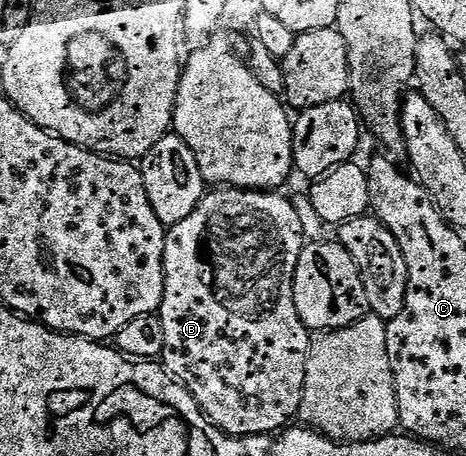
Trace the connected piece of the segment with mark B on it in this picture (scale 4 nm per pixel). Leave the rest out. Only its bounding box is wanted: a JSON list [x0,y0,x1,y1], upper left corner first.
[157,188,313,440]

